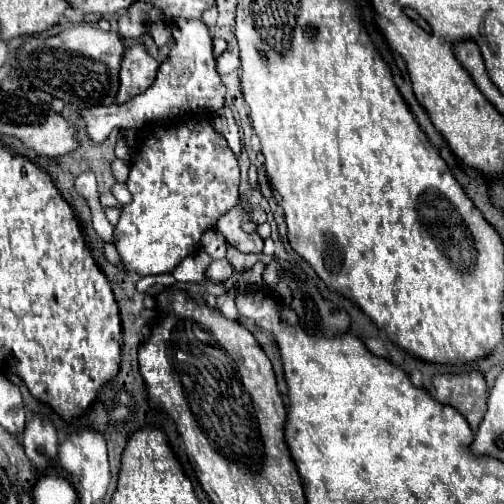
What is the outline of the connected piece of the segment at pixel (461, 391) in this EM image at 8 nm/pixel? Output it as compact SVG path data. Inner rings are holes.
M478 371L434 377L436 401L458 409L476 433L486 411L486 381Z

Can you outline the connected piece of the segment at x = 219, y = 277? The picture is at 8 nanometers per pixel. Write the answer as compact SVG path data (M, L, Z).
M226 259L210 263L210 269L206 269L206 275L210 279L214 279L214 281L226 281L226 279L232 277L232 273L234 273L234 269L232 269L232 265Z

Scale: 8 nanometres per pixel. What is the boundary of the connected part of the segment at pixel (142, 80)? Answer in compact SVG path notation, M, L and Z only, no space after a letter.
M142 43L128 47L120 63L120 89L116 95L116 103L122 105L138 93L144 93L154 83L156 73L158 61L148 53Z

